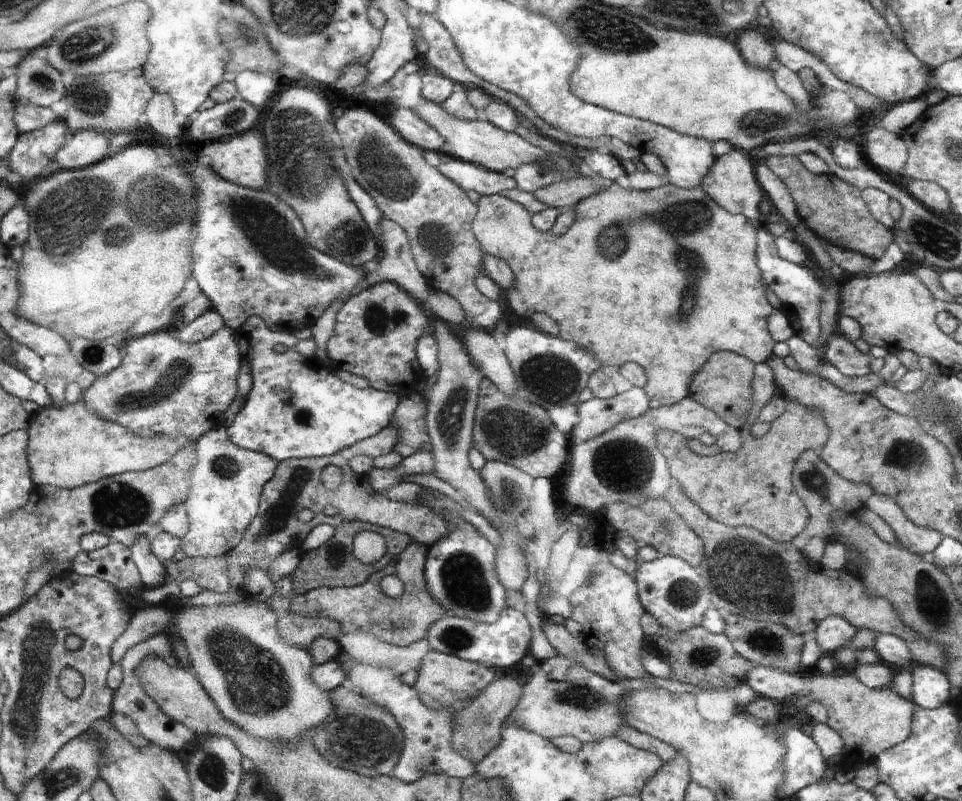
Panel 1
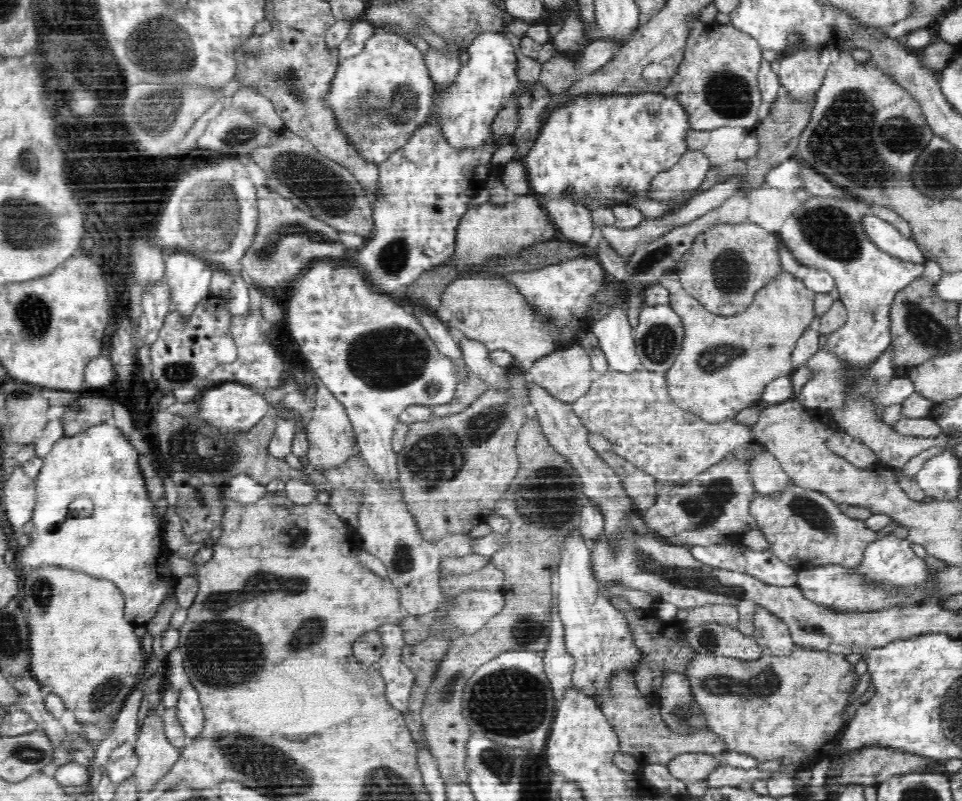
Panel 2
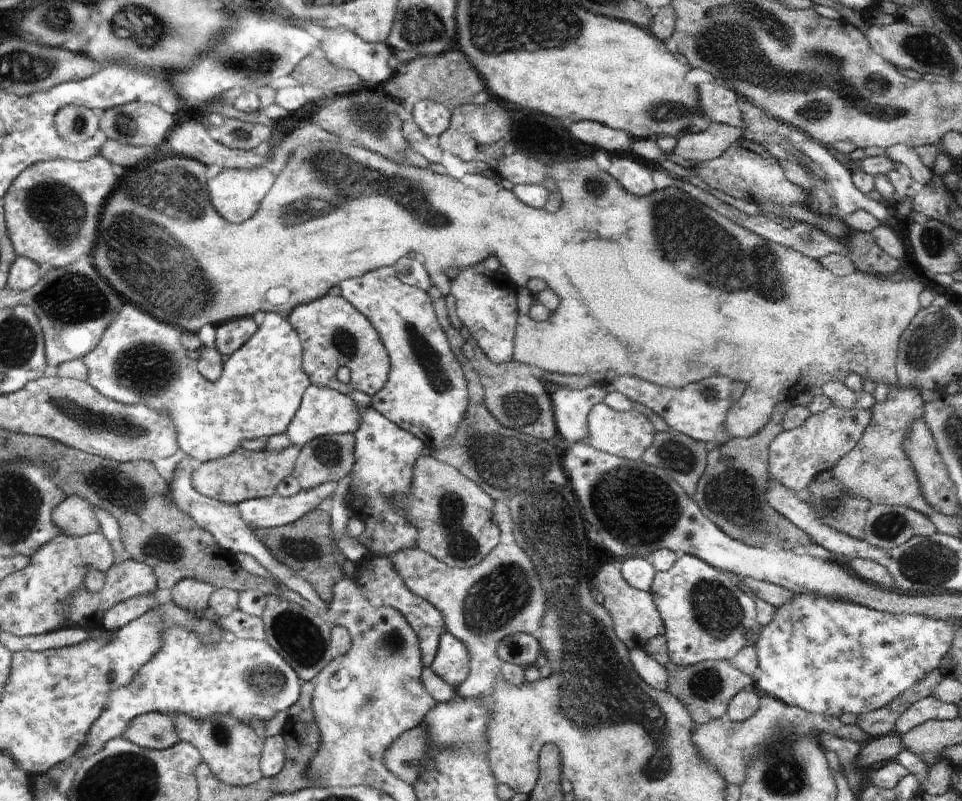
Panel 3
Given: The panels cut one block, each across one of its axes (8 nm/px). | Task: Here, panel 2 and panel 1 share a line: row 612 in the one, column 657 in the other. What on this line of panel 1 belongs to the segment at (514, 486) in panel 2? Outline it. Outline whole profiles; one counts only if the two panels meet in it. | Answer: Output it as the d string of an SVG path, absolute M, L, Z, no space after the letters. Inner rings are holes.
M666 497L659 499L650 499L644 508L636 508L628 503L608 506L608 520L610 524L620 530L628 532L638 546L648 545L664 555L677 556L687 560L693 567L698 568L703 556L705 555L705 546L703 540L692 530L691 526L672 508L672 505L666 500Z

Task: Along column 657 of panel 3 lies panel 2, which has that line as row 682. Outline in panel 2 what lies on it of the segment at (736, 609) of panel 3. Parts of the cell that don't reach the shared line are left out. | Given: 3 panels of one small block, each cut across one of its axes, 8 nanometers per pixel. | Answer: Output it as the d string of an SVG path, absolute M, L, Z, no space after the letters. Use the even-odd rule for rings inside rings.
M579 530L570 532L568 537L562 539L556 580L556 610L564 625L566 651L574 657L571 685L598 700L603 690L608 688L608 678L616 669L634 672L635 666L643 661L643 656L631 638L623 614L612 606L610 600L598 593L598 586L606 584L600 584L594 578L590 566L590 548Z

